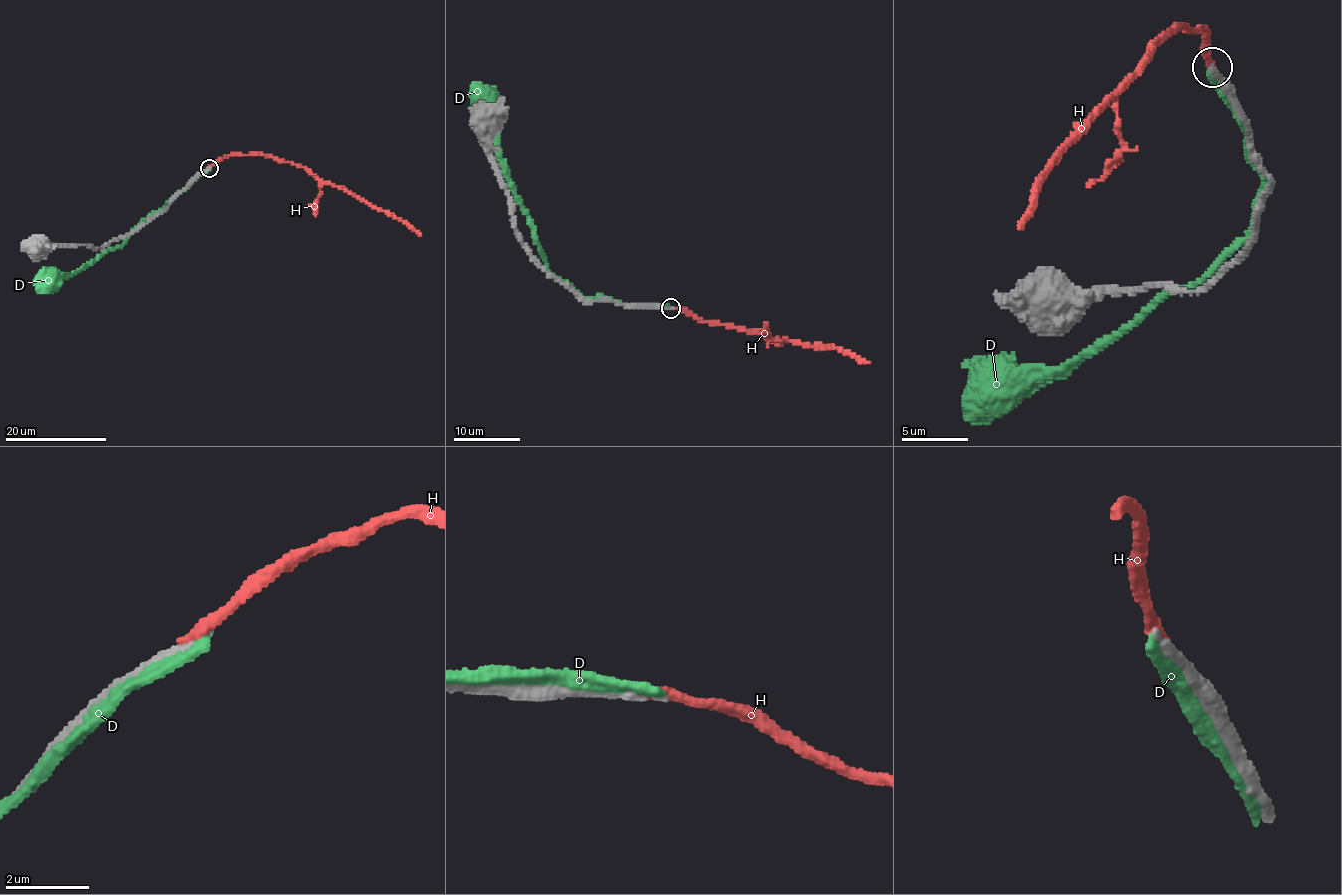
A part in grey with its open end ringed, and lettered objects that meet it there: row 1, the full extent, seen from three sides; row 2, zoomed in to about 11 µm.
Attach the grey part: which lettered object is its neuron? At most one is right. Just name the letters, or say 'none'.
none

